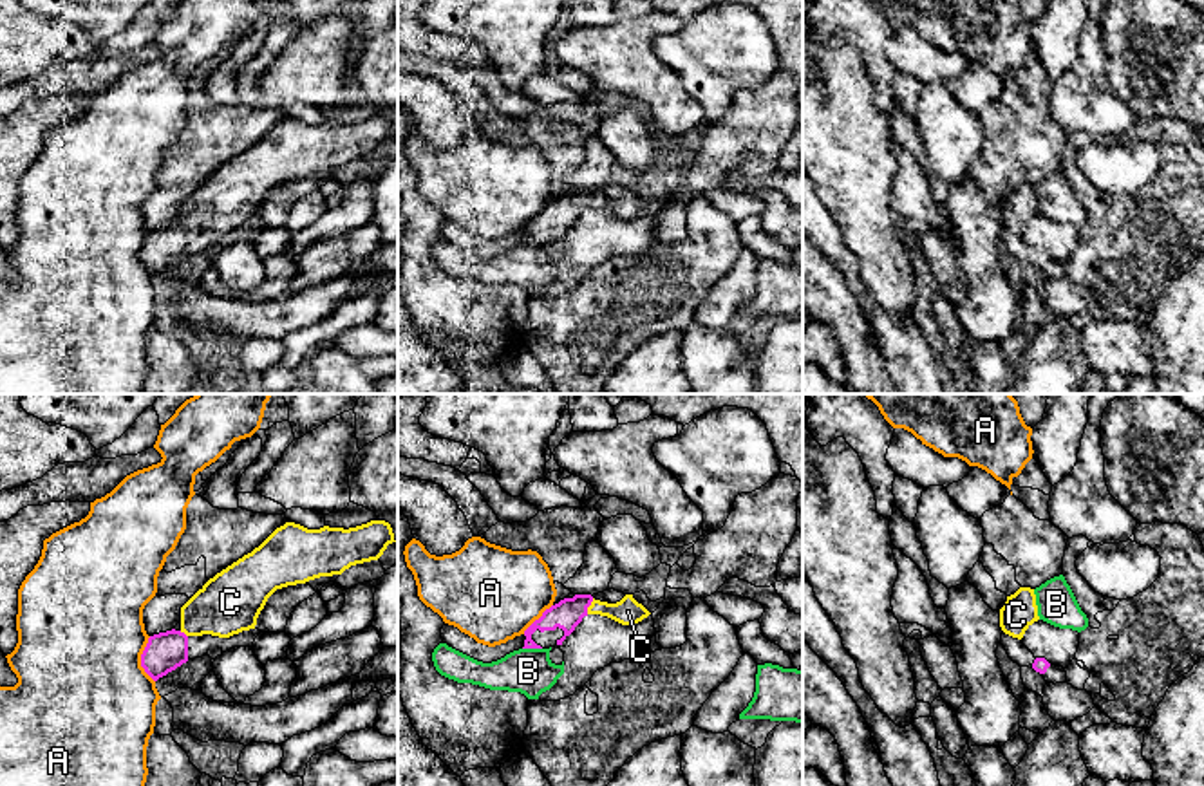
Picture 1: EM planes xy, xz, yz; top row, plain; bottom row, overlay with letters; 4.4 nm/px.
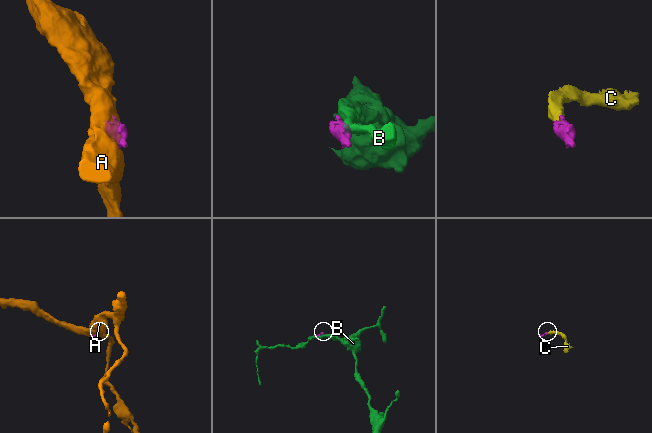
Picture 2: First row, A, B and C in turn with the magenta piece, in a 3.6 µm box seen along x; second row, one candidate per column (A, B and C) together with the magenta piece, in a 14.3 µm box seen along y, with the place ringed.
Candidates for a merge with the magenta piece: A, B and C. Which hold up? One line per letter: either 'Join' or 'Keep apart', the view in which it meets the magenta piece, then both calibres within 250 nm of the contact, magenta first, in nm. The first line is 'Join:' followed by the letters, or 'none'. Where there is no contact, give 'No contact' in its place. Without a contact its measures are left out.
Join: C
A: Keep apart. Touches magenta in xy. Thickness 170 nm (magenta) against 500 nm
B: Keep apart. Touches magenta in xz. Thickness 140 nm (magenta) against 200 nm
C: Join. Touches magenta in xz. Thickness 140 nm (magenta) against 120 nm

